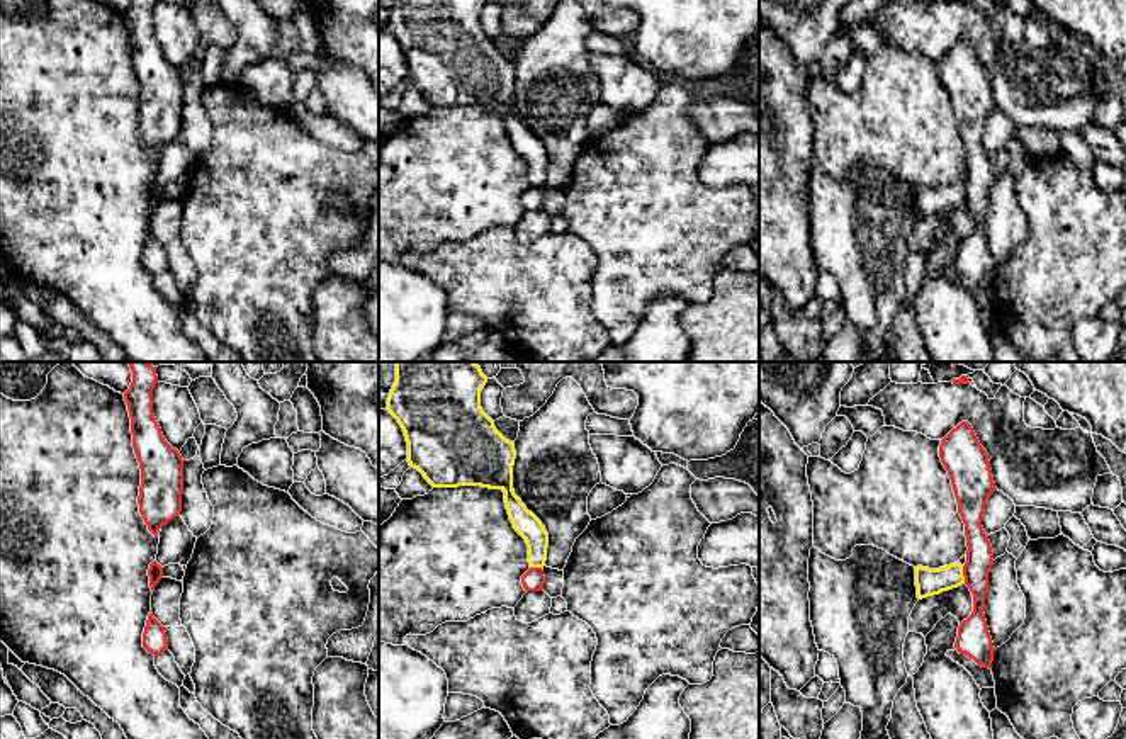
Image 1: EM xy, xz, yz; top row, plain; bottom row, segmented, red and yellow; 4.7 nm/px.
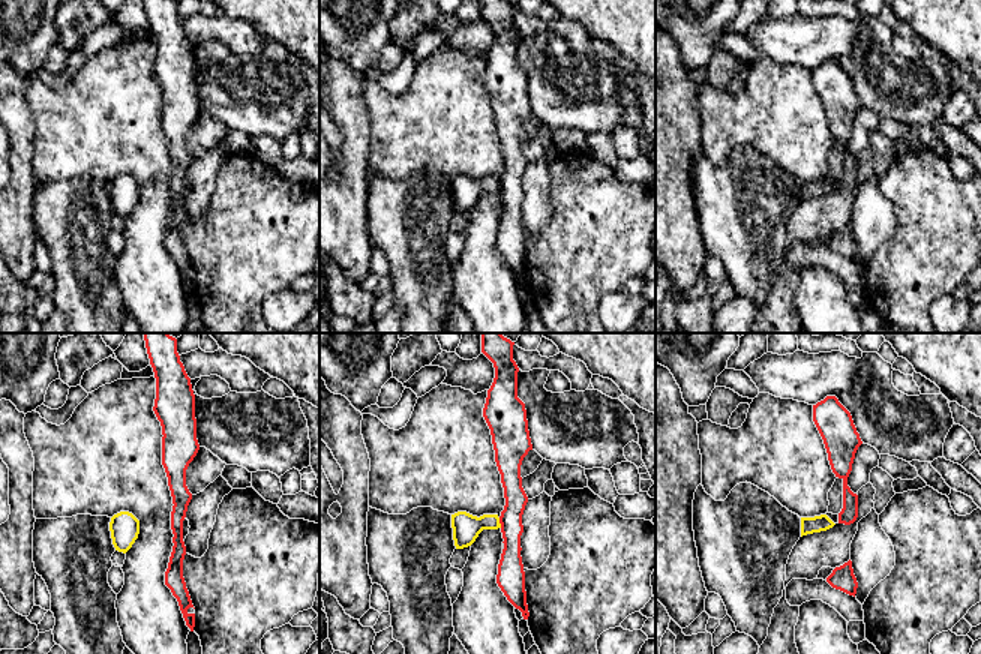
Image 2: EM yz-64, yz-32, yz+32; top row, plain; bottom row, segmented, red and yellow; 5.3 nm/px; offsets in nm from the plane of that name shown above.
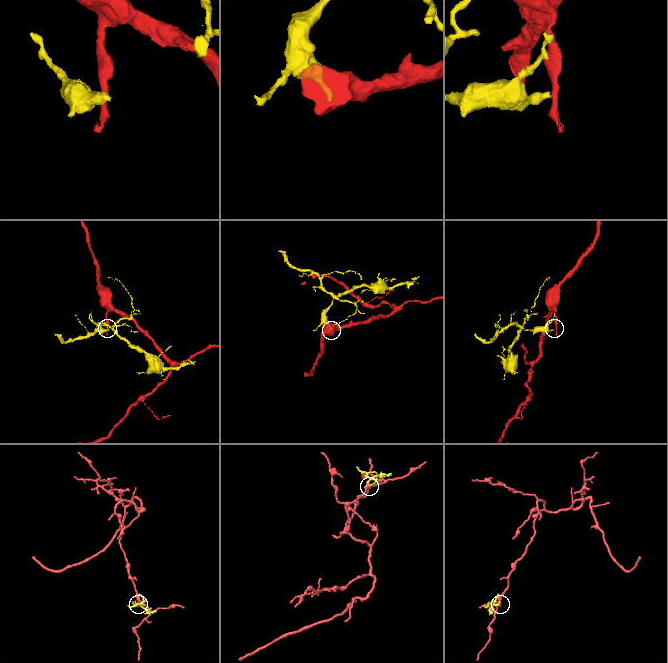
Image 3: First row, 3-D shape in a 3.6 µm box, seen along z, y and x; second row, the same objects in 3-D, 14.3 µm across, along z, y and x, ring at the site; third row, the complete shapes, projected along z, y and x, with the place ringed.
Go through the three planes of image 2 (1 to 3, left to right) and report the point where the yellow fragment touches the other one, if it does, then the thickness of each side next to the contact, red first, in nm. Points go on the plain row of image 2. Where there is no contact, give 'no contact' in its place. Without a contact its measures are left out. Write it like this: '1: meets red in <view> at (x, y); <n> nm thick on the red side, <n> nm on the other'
1: no contact
2: meets red in yz-32 at (500, 186); 140 nm thick on the red side, 140 nm on the other
3: no contact

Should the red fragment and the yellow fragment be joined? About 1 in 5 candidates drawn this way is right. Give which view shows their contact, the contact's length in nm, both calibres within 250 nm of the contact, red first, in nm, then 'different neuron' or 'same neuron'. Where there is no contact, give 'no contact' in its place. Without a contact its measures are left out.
meets red in yz; contact 90 nm long; 130 nm thick on the red side, 130 nm on the other; different neuron

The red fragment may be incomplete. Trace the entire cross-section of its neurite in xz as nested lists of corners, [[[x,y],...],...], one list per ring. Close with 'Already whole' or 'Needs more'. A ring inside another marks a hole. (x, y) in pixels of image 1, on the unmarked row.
[[[530,187],[523,195],[521,195],[521,204],[525,211],[540,211],[543,209],[545,195],[542,187]]]. Already whole

